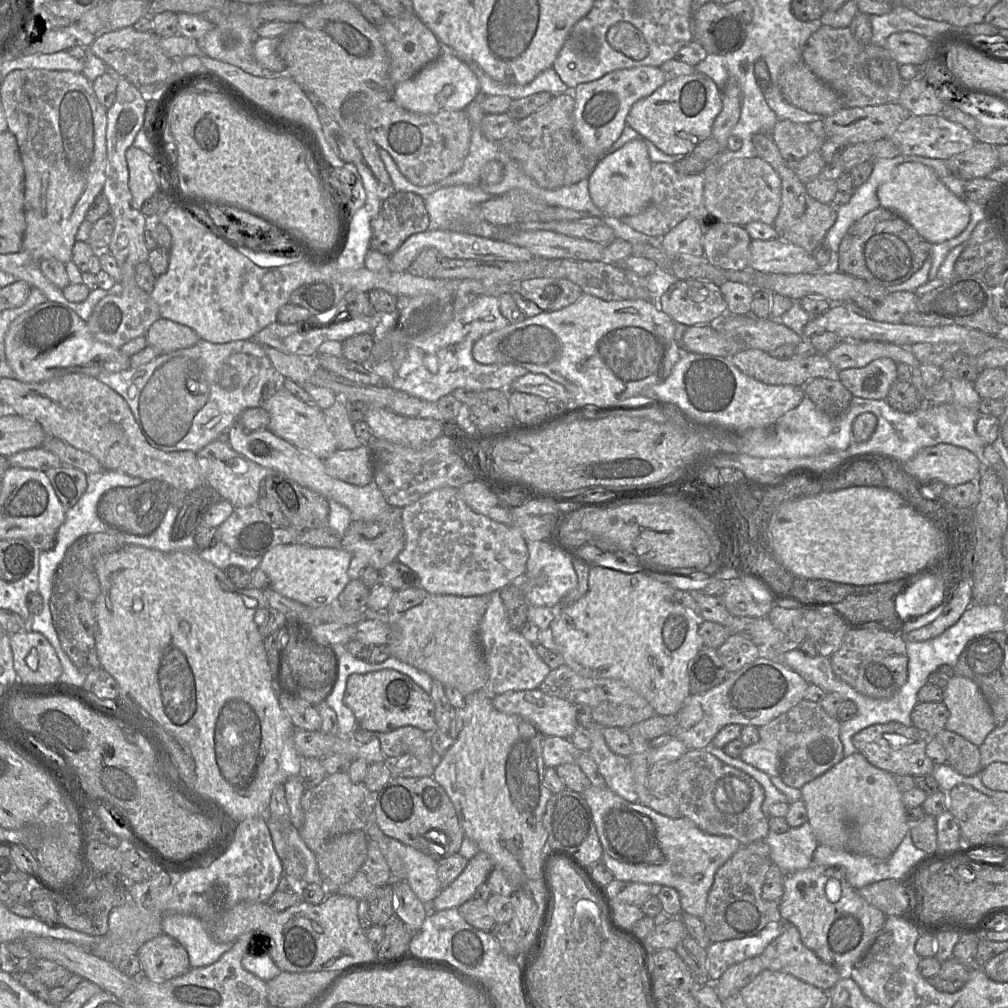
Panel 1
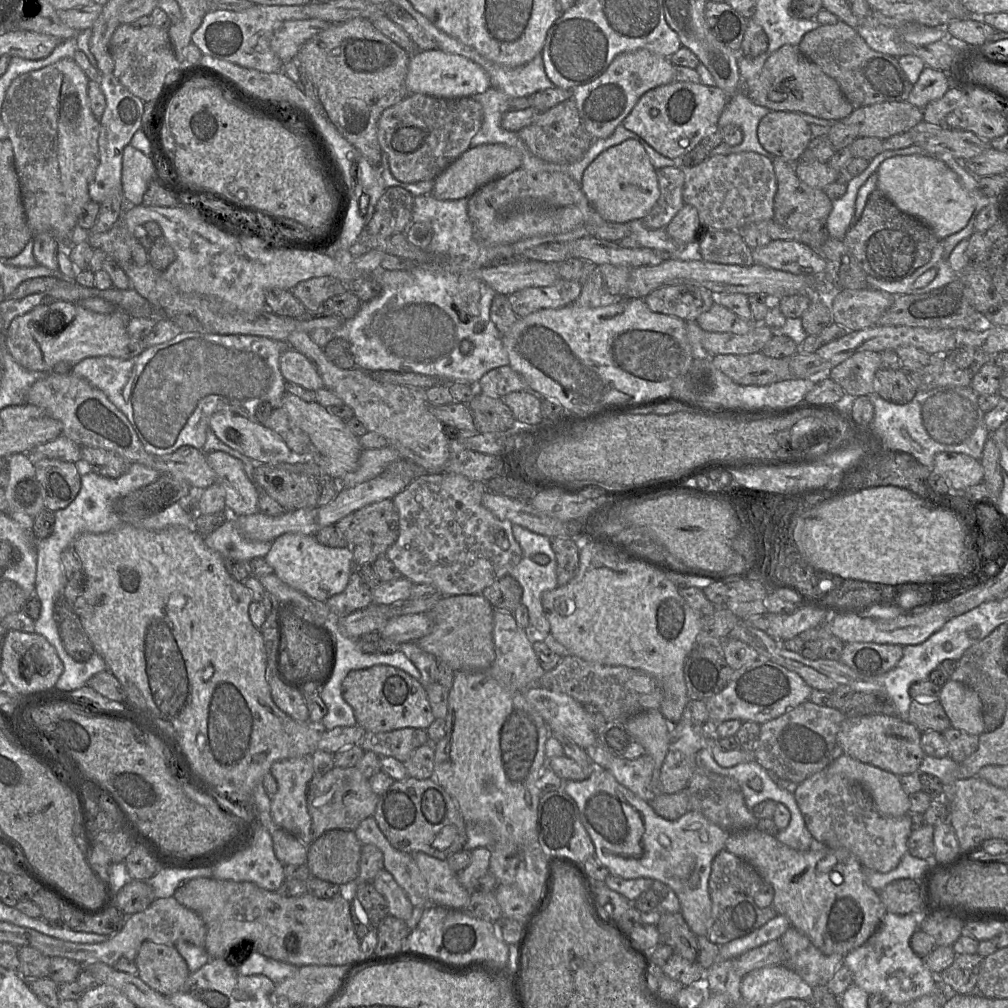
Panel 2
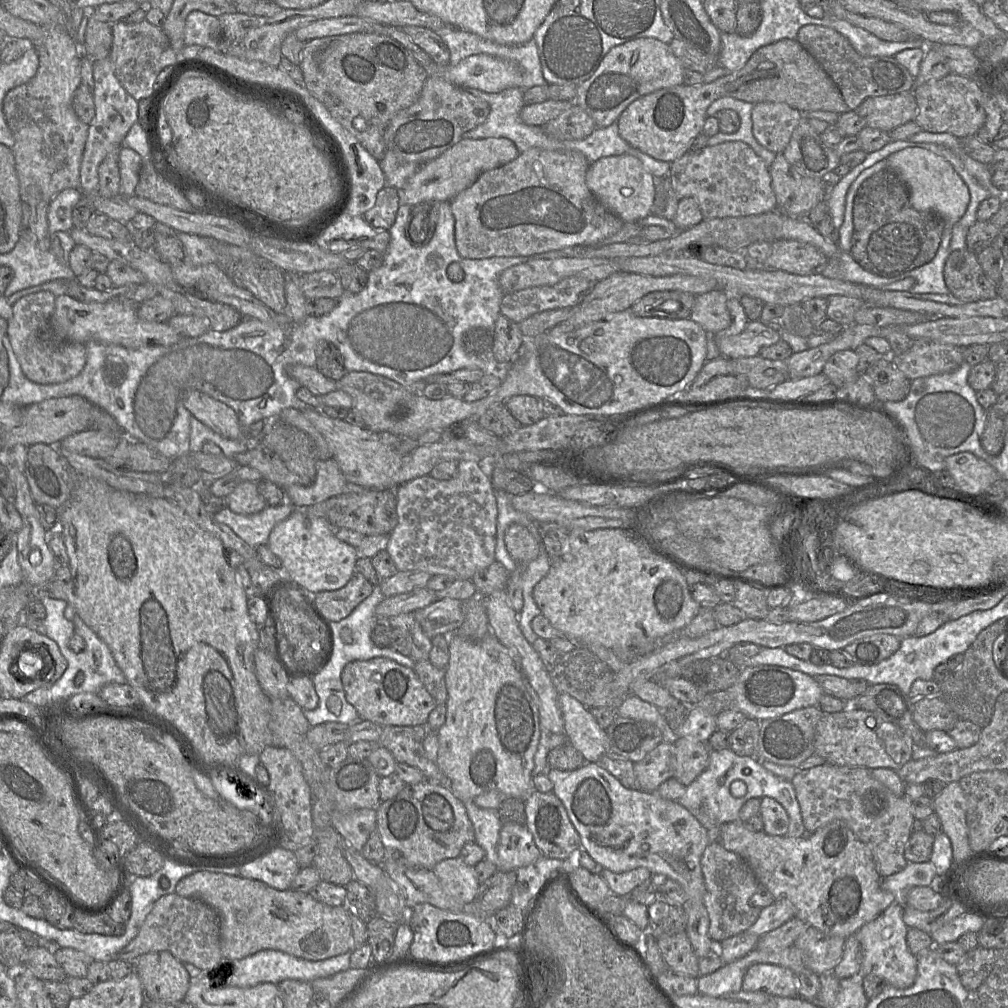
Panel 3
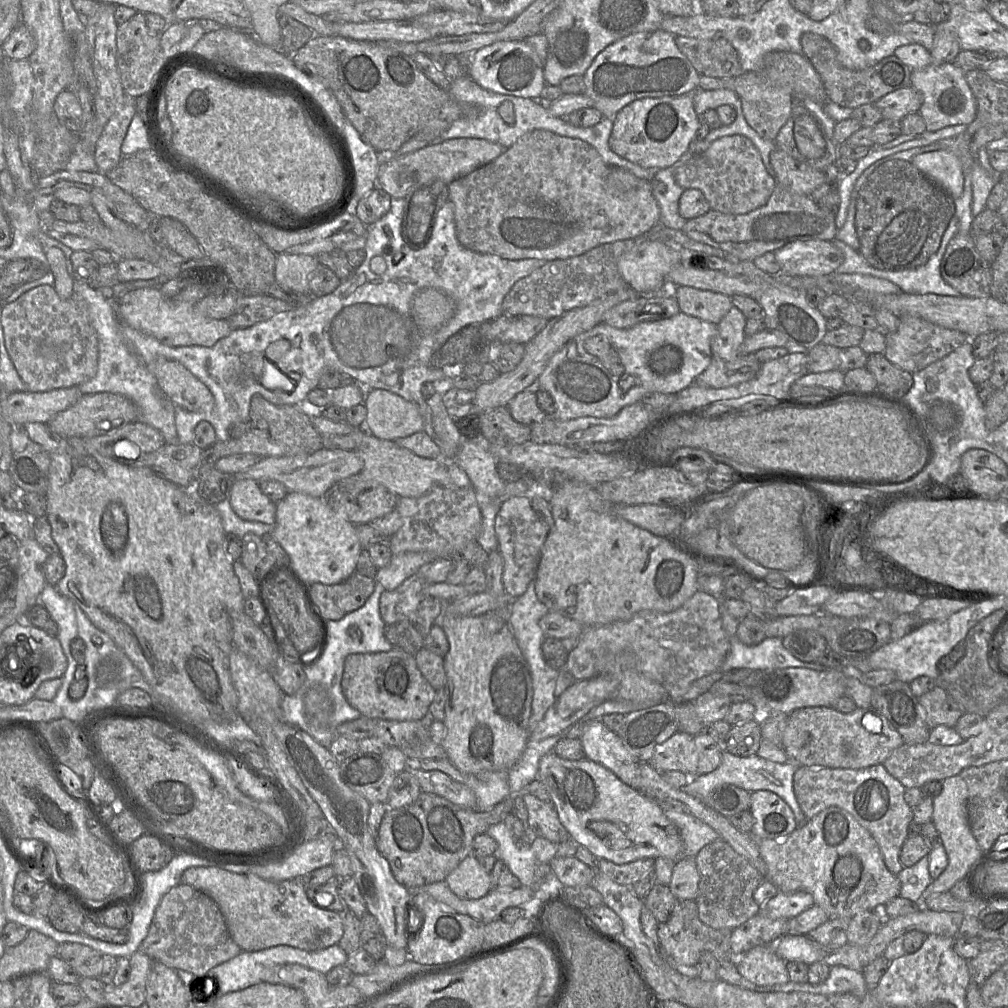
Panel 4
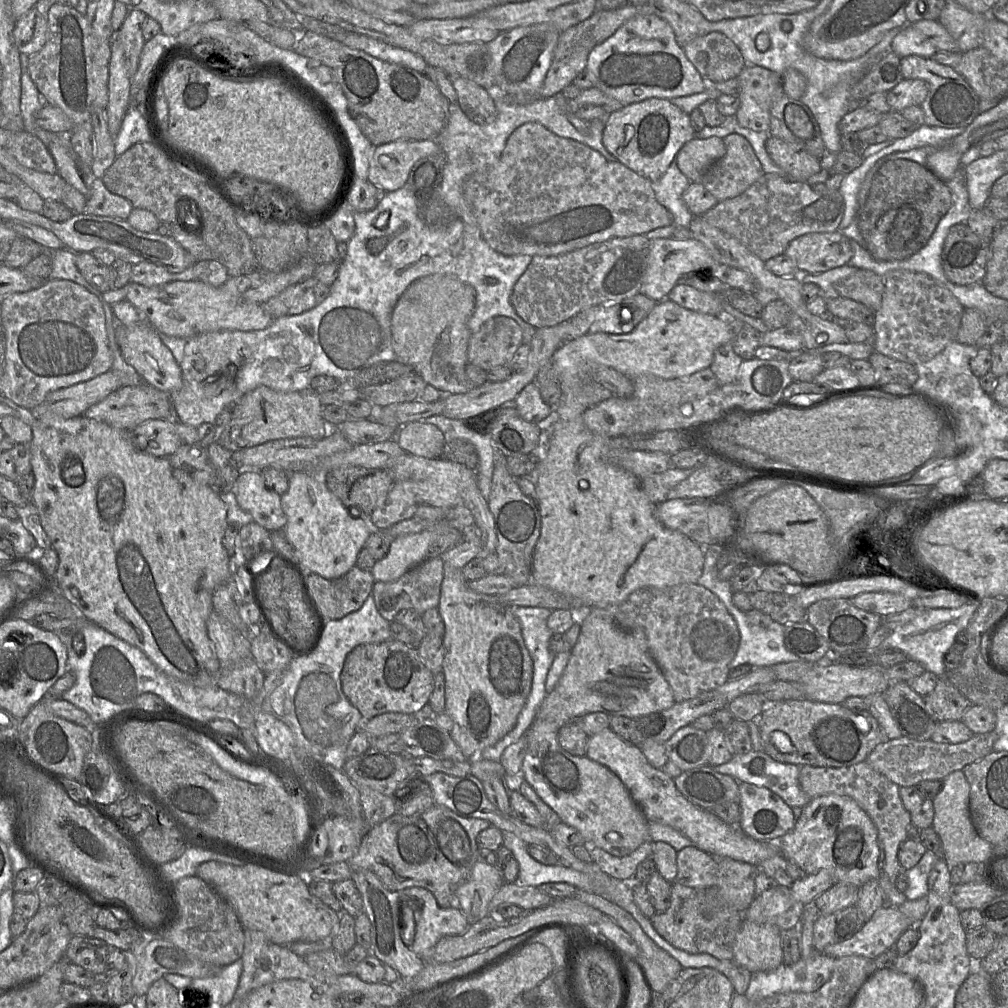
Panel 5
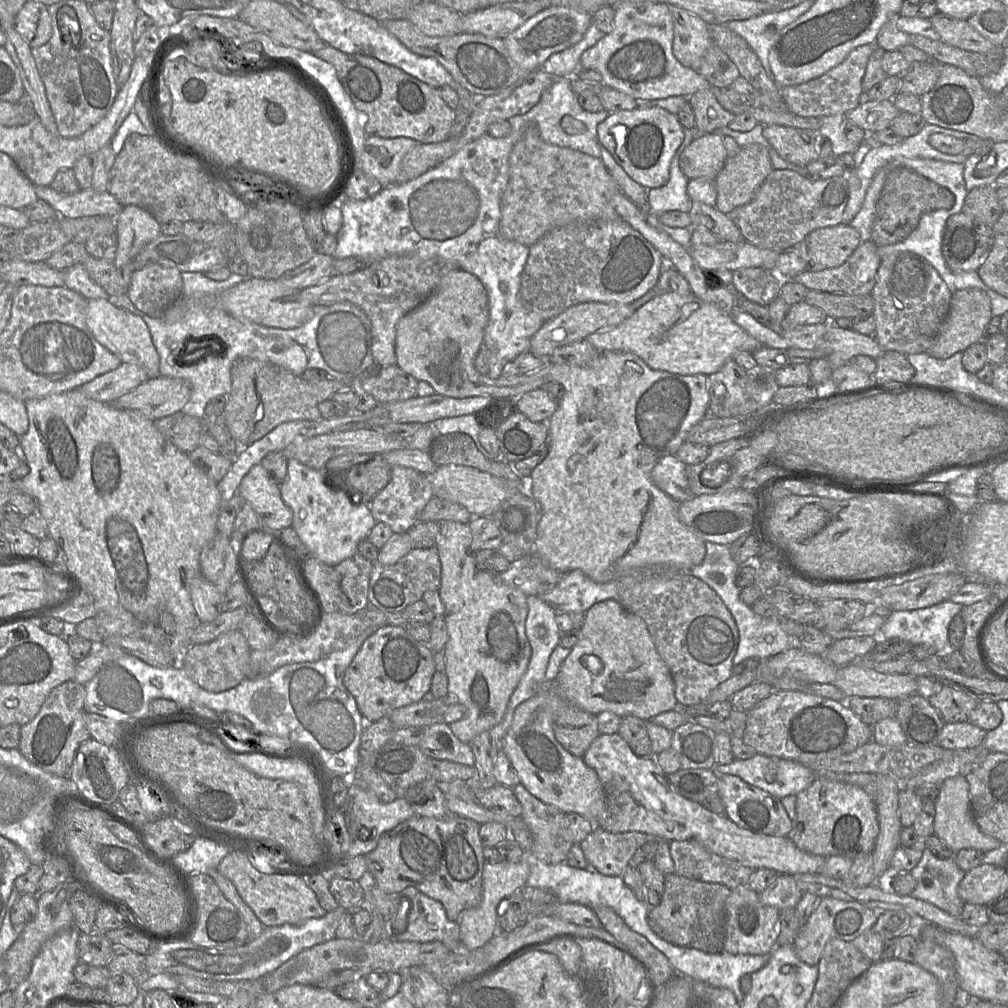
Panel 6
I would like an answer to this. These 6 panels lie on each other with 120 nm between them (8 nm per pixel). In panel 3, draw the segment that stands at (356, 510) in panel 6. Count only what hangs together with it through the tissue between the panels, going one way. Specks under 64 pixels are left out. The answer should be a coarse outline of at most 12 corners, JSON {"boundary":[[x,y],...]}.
{"boundary":[[294,509],[268,546],[307,597],[344,587],[357,549]]}

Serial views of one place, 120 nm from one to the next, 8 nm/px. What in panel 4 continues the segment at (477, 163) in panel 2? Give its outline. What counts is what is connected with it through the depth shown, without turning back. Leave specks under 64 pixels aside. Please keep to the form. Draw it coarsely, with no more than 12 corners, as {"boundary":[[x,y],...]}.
{"boundary":[[458,138],[382,157],[377,187],[405,198],[452,181],[507,149]]}

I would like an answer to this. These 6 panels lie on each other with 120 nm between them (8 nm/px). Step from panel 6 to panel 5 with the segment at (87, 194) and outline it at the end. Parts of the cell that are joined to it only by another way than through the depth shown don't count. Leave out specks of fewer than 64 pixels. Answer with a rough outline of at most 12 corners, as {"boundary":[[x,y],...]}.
{"boundary":[[102,178],[91,183],[82,214],[127,220],[133,205],[110,192]]}

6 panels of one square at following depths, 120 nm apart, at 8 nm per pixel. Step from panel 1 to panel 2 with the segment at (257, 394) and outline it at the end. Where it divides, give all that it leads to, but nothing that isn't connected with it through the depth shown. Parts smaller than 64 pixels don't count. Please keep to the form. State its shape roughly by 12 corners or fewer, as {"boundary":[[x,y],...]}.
{"boundary":[[183,331],[71,372],[126,415],[146,452],[254,462],[209,429],[282,407],[262,336]]}

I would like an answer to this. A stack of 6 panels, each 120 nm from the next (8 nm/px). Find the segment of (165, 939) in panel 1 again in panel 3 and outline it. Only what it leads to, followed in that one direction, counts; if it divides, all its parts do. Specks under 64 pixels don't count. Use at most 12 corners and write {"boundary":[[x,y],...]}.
{"boundary":[[168,951],[141,955],[135,971],[149,1000],[182,1002],[191,984]]}

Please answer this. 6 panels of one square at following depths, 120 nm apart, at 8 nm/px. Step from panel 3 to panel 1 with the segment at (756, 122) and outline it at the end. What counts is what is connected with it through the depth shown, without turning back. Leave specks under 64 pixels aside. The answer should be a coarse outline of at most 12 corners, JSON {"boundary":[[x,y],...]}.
{"boundary":[[778,120],[771,135],[786,162],[823,143],[808,124]]}

